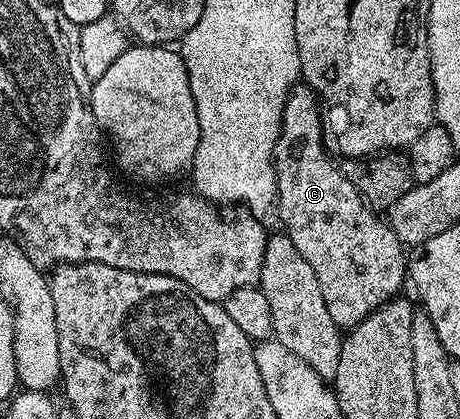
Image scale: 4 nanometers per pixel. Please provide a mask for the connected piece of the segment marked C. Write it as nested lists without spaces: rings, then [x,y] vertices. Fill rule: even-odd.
[[[297,83],[288,93],[278,143],[272,152],[276,195],[283,232],[298,247],[302,259],[314,267],[330,319],[341,331],[347,331],[403,290],[408,263],[406,247],[387,220],[376,218],[379,216],[356,190],[351,176],[328,158],[319,104],[316,90],[309,85]]]

